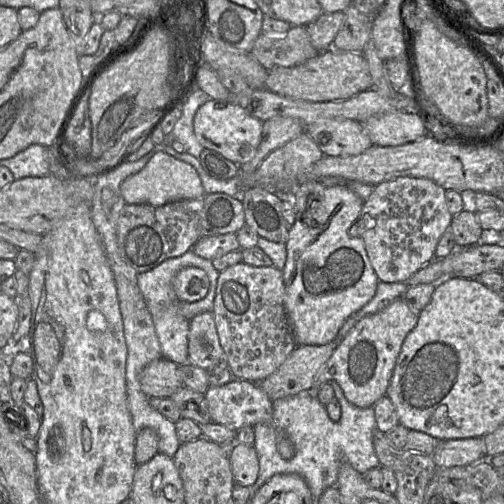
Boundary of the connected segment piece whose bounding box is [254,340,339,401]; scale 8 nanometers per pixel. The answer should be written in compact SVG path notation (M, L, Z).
M339 342L325 345L297 345L276 371L257 383L274 401L312 390L318 373L330 359Z

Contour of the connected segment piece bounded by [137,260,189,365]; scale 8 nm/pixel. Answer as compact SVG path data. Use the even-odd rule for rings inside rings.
M165 260L155 268L139 273L137 275L138 286L152 316L163 357L183 365L188 363L189 321L176 312L176 303L180 301L173 288L173 279L176 276L174 271L181 269L167 266L168 264L169 260Z

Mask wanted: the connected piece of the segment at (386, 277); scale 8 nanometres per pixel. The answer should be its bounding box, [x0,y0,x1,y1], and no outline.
[355,177,453,282]

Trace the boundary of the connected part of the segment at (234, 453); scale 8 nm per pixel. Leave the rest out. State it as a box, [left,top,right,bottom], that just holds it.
[229,443,259,487]

